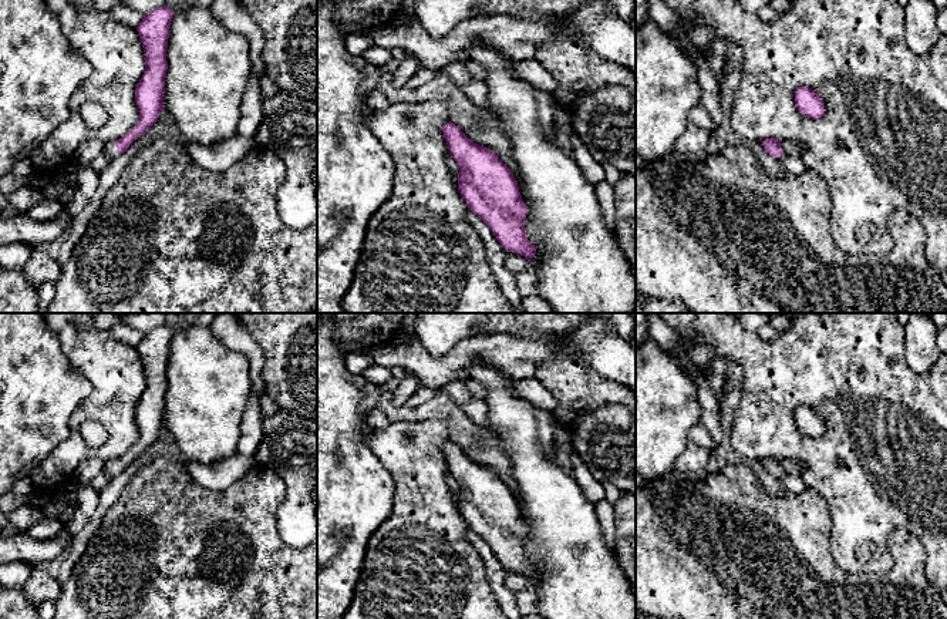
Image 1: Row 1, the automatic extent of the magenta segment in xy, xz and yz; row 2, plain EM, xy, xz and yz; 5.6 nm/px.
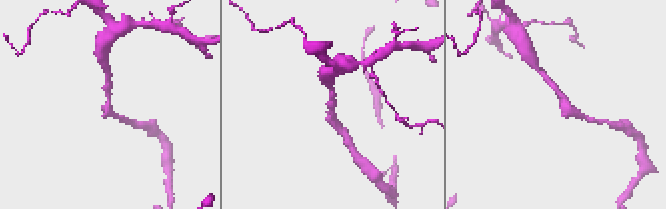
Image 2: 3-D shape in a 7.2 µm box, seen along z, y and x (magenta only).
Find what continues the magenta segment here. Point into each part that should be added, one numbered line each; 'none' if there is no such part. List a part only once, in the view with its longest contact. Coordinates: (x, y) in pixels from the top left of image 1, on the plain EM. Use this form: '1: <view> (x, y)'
1: xy (110, 468)

